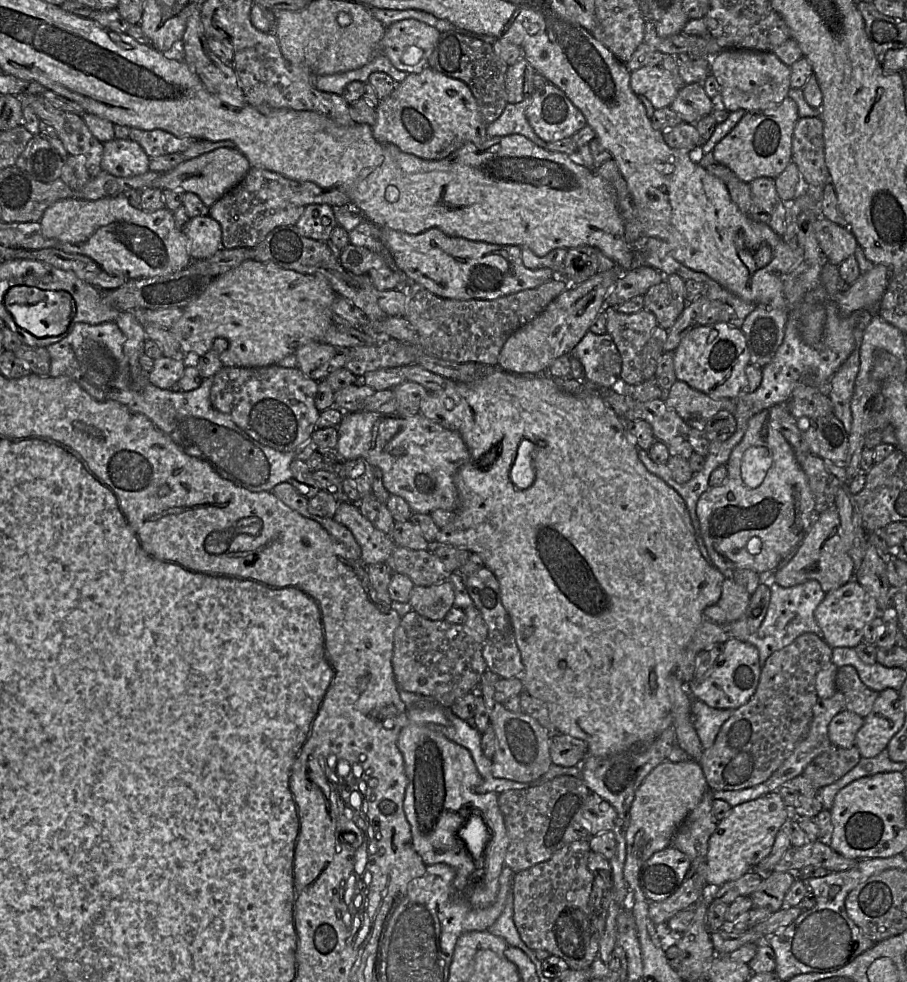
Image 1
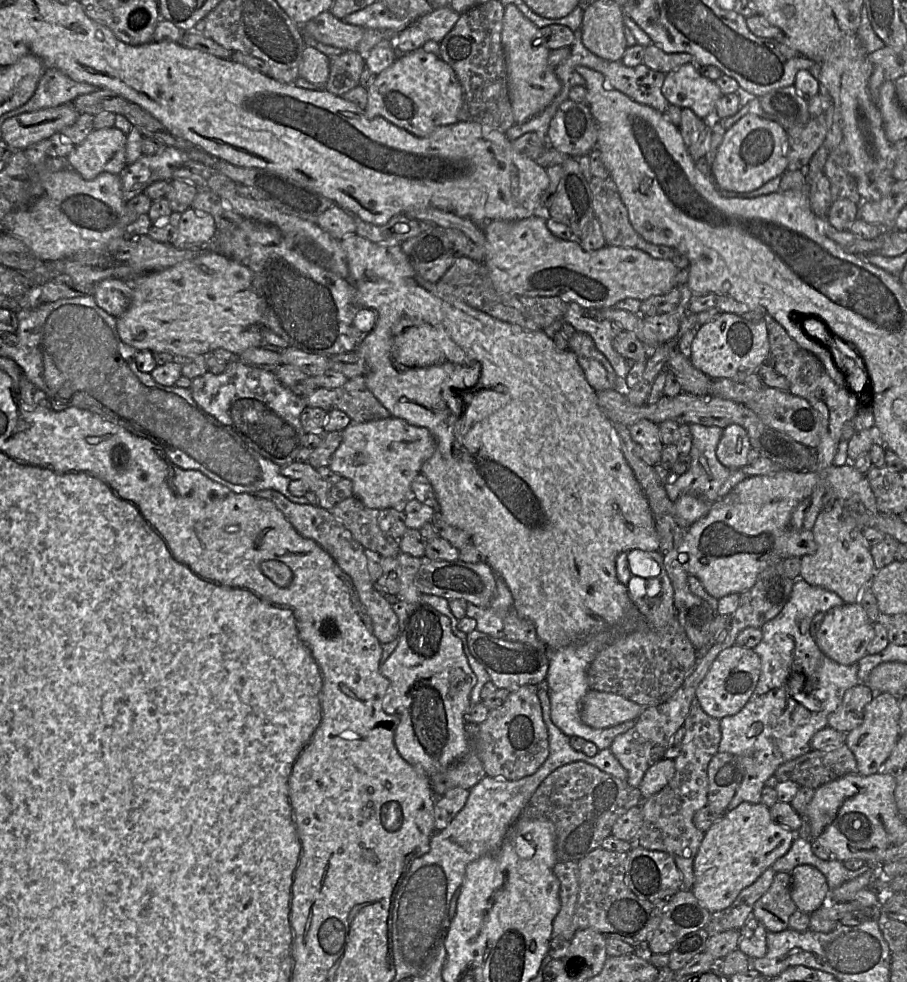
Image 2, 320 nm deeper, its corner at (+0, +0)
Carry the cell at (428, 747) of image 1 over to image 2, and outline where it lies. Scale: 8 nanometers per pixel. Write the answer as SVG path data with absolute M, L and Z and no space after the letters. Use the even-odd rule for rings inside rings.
M421 602L408 604L404 632L396 649L380 666L380 672L390 682L390 691L384 698L384 710L398 716L394 742L403 759L422 768L429 777L444 772L470 751L464 715L470 708L470 693L476 684L476 676L464 654L462 641L451 630L448 617Z

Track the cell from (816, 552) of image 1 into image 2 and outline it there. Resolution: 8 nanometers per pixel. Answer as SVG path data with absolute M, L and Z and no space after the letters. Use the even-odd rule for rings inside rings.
M836 501L830 510L819 512L812 528L816 551L800 557L800 578L807 583L836 593L845 603L859 603L864 589L869 586L875 572L870 548L865 544L863 529Z

